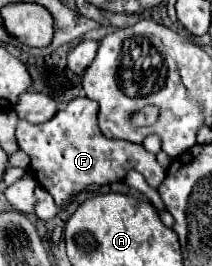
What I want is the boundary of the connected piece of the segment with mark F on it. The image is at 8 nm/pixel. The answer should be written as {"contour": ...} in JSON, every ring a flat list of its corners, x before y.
{"contour":[[74,98,44,124,20,120,16,126,16,140,20,150,30,156,30,170,36,182,52,194,58,206,66,204,88,184,102,186,124,180,128,170,138,170,152,188,158,188,166,176,166,170,156,162,156,156,146,152,142,144,104,138,98,128,98,104,88,98]]}

